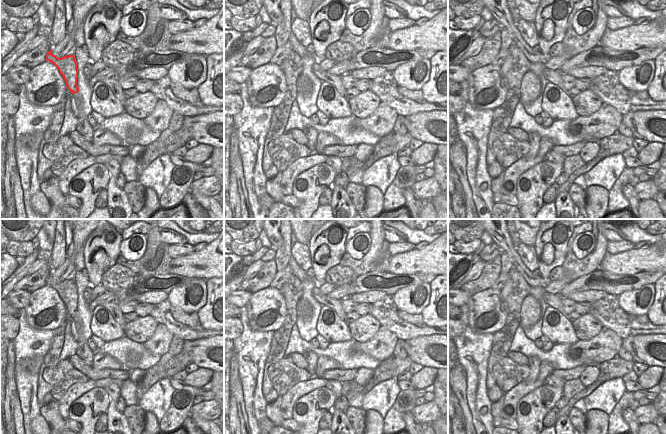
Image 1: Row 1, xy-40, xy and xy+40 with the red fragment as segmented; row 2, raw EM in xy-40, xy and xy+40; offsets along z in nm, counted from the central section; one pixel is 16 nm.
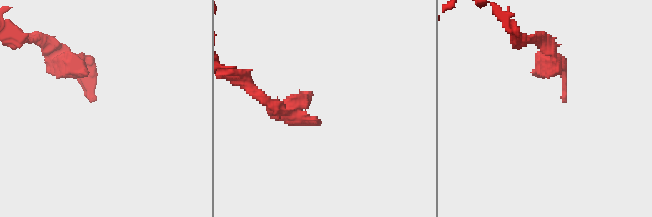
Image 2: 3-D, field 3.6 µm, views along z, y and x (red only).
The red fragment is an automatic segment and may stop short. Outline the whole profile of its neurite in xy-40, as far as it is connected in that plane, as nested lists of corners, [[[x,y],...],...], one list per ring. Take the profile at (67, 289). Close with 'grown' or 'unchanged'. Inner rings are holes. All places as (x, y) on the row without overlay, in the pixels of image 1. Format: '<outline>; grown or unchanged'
[[[50,273],[46,279],[46,285],[53,287],[58,292],[60,298],[66,306],[66,311],[72,318],[79,316],[79,312],[77,310],[78,293],[74,279],[65,279],[62,282],[58,282],[52,278]]]; unchanged

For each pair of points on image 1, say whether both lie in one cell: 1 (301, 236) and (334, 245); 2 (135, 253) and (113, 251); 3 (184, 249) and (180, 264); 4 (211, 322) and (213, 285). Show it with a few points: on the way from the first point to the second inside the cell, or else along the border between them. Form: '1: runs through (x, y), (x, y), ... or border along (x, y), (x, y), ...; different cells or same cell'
1: border along (312, 234), (307, 244); different cells
2: border along (122, 240), (119, 246), (119, 254); different cells
3: border along (195, 251), (172, 259); different cells
4: runs through (211, 313), (209, 303), (212, 294); same cell

